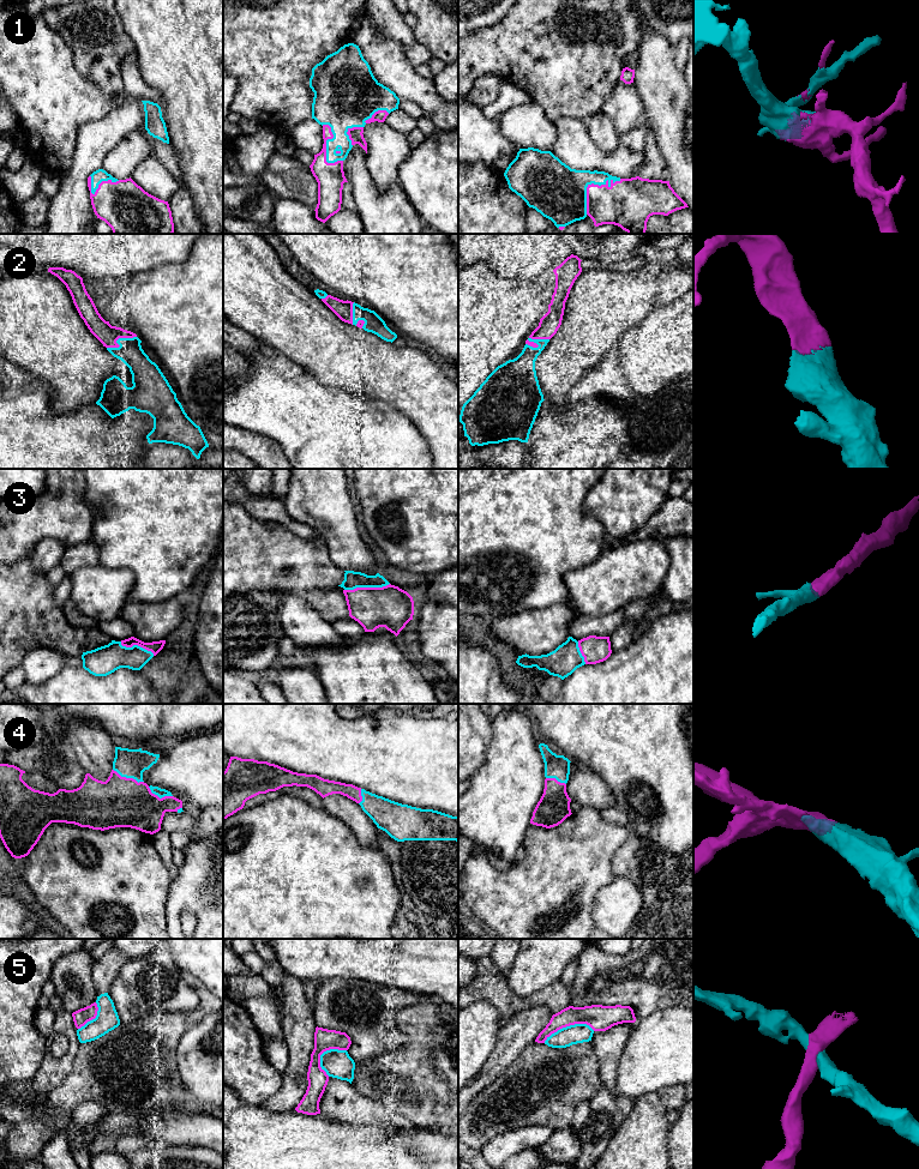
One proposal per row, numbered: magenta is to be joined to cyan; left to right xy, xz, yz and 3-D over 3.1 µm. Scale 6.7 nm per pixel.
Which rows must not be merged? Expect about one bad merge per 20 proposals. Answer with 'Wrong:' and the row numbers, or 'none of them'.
Wrong: 5

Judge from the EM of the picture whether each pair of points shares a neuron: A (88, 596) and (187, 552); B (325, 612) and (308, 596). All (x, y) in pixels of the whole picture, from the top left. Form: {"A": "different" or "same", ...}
{"A": "different", "B": "same"}

